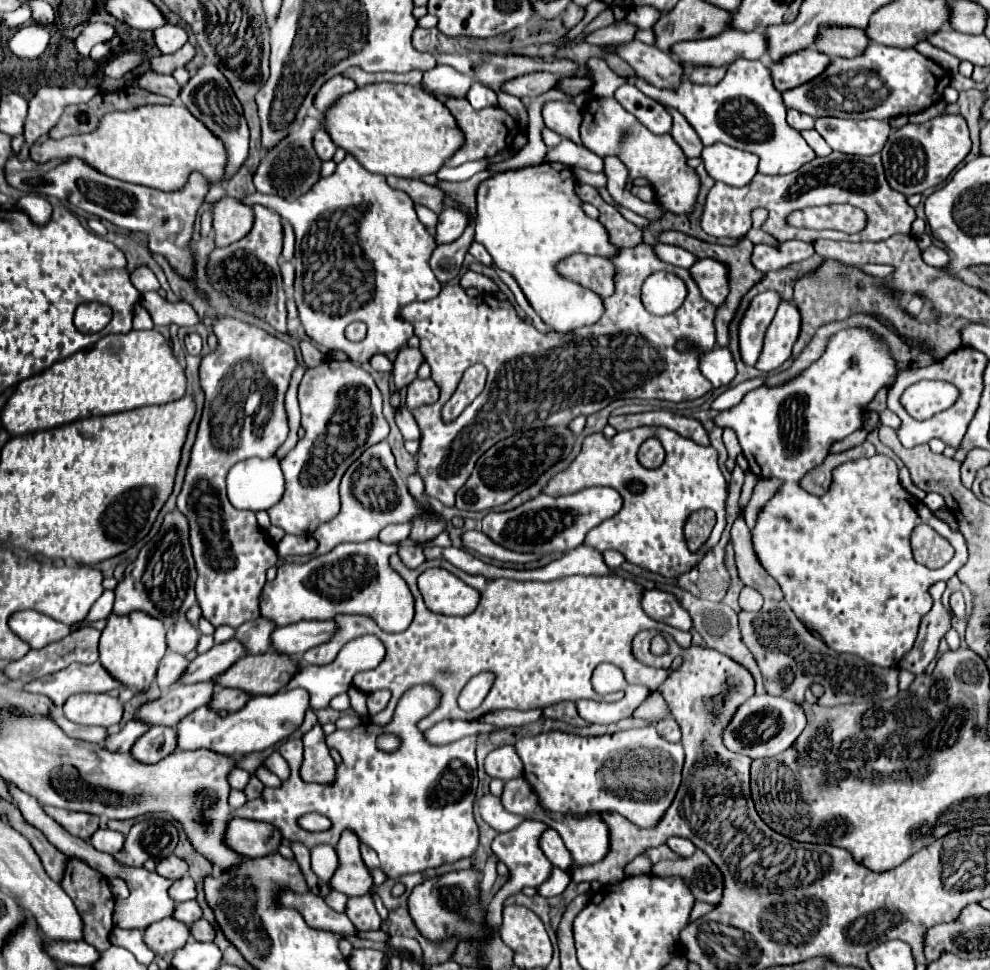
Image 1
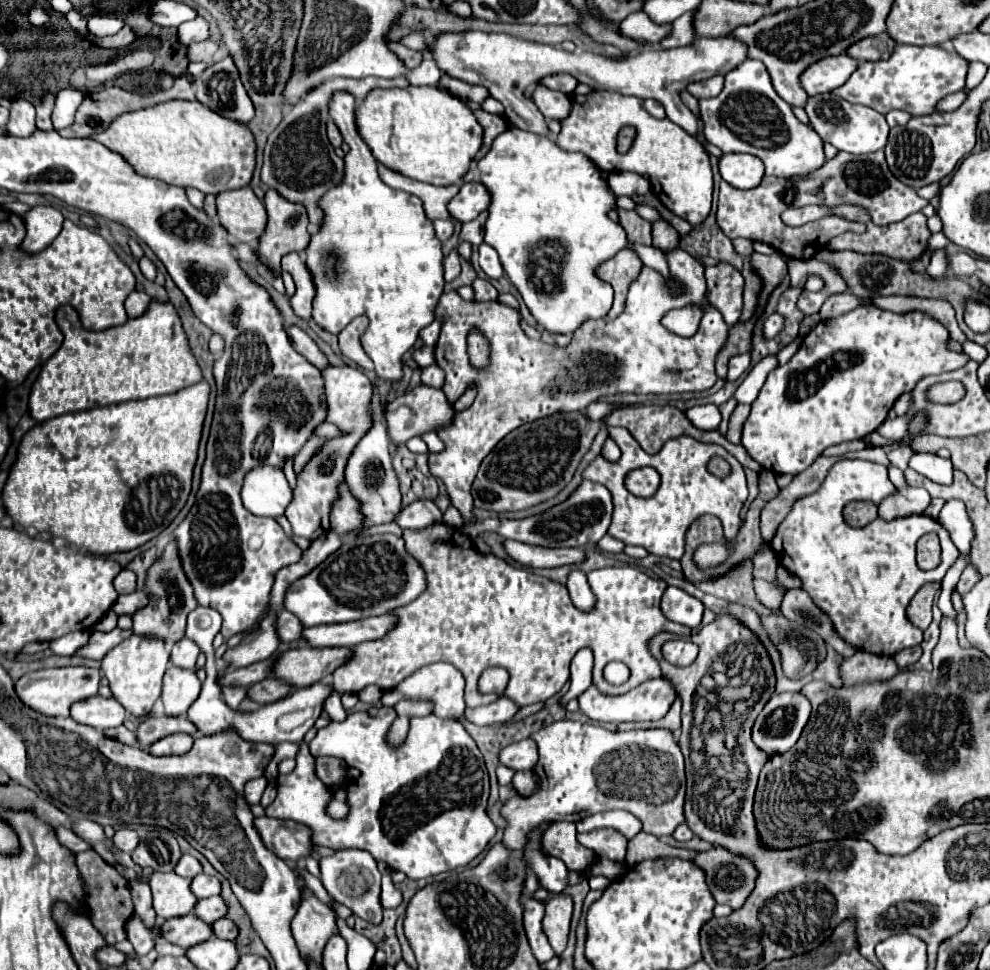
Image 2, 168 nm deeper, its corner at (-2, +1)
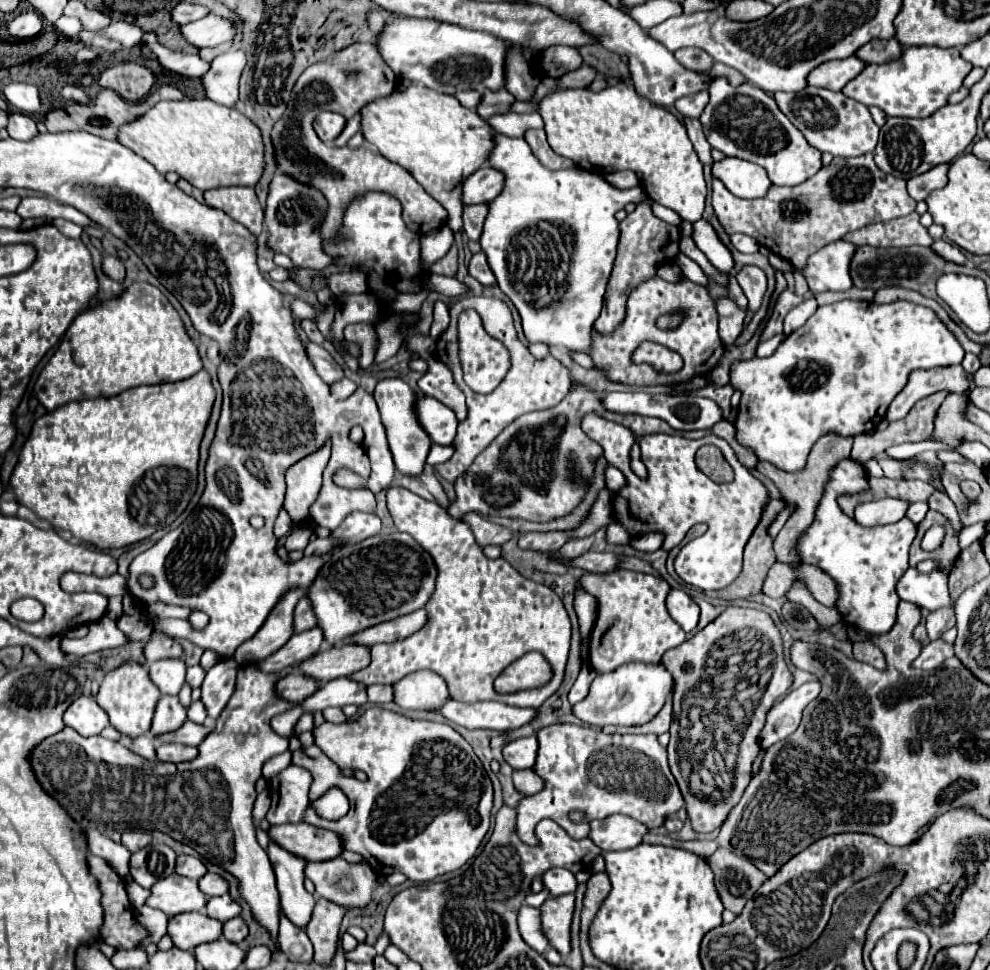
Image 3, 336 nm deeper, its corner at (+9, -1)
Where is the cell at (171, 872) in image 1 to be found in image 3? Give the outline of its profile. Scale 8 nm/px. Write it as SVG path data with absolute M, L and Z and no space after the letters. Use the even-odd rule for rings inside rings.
M179 855L177 863L175 863L175 873L197 881L197 879L201 879L203 873L207 873L207 869L205 869L205 865L203 865L201 859L191 857L191 855Z

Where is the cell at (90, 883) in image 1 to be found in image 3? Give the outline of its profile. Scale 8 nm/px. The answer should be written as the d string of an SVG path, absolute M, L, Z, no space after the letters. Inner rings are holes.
M87 855L87 865L89 865L89 873L97 879L99 891L101 891L103 925L99 929L99 939L105 941L107 945L113 945L115 949L131 949L131 947L135 947L145 937L145 931L133 919L133 907L131 907L131 903L127 899L127 891L125 891L123 879L97 855Z

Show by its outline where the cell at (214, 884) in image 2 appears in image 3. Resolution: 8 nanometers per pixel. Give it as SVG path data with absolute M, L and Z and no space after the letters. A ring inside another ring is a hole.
M207 873L199 879L199 889L207 895L207 897L213 897L213 895L225 895L227 893L227 883L225 879L221 879L219 875L213 875L213 873Z

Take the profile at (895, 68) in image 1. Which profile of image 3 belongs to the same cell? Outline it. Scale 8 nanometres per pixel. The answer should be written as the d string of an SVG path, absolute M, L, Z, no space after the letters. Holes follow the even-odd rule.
M903 47L903 53L899 59L883 65L867 65L855 79L851 79L841 91L855 99L861 101L863 105L879 107L883 109L889 117L929 117L933 115L939 107L947 103L947 97L957 91L965 79L965 75L971 71L971 63L963 61L959 51L955 47L941 49L941 47Z

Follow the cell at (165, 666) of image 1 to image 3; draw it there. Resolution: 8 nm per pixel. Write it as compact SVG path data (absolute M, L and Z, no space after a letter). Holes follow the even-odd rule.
M161 695L155 707L155 717L151 725L151 735L161 735L167 731L175 731L187 719L187 709L181 705L177 695Z

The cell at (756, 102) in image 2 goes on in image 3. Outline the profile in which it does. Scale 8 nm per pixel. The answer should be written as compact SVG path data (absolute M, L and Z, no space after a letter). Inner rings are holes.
M715 77L709 83L709 103L701 113L703 133L713 149L729 157L741 157L761 165L771 183L797 185L821 169L821 153L807 143L803 133L779 111L775 99L753 83L731 85L727 77Z

